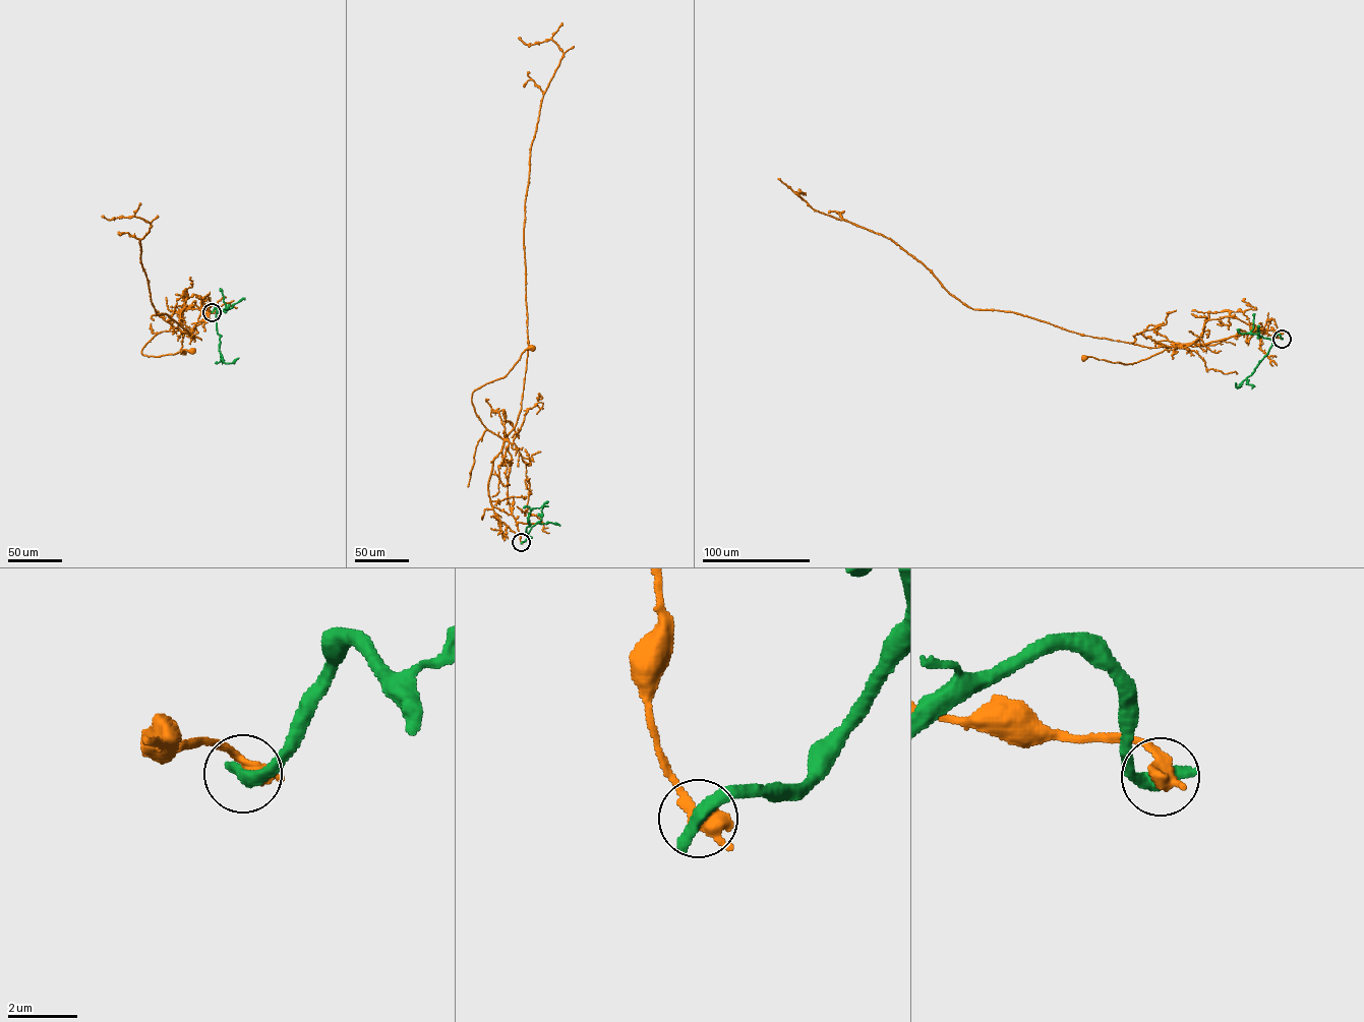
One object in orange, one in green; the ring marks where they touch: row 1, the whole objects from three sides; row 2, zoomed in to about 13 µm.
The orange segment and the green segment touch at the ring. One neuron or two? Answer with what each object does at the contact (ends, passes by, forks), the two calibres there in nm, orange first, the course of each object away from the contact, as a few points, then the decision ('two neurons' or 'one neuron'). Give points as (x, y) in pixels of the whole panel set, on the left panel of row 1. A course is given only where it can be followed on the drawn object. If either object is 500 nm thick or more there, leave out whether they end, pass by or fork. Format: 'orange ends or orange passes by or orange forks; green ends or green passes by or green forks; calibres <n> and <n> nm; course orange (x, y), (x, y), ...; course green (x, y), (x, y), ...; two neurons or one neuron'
calibres 500 and 480 nm; course orange (212, 311), (193, 304), (175, 312), (169, 318), (177, 331), (161, 332), (141, 351), (158, 357), (192, 350); course green (212, 311), (215, 307), (222, 360), (231, 363), (238, 358); two neurons

